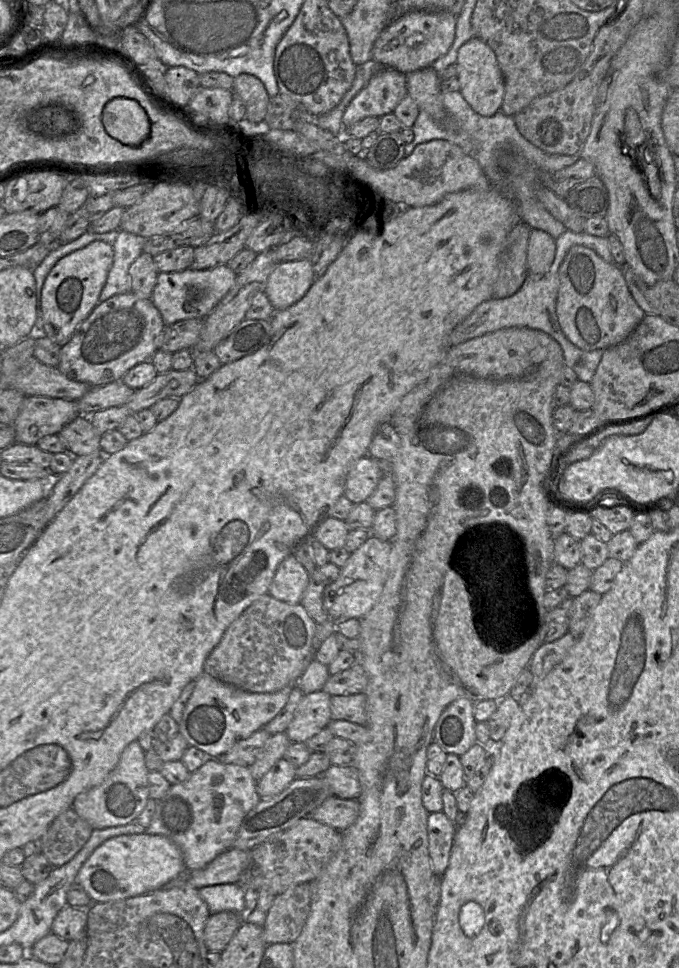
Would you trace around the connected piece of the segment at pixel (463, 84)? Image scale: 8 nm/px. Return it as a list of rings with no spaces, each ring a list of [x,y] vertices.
[[[473,36],[458,49],[455,64],[459,92],[469,106],[480,115],[498,111],[504,97],[504,79],[493,50],[483,40]]]

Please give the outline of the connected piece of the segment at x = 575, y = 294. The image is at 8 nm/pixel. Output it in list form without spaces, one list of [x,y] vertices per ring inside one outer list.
[[[575,245],[564,257],[558,269],[558,291],[555,315],[564,338],[584,351],[605,350],[623,342],[644,318],[629,293],[622,267],[604,261],[593,250]]]

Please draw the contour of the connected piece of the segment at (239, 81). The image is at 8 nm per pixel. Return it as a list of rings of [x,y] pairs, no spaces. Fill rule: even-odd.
[[[240,74],[233,80],[232,91],[246,107],[246,116],[250,122],[264,120],[270,97],[262,82],[251,74]]]

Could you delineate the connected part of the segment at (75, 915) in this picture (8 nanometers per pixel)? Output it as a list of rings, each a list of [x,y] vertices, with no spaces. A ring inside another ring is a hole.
[[[66,905],[55,917],[51,932],[68,942],[86,936],[87,910]]]

